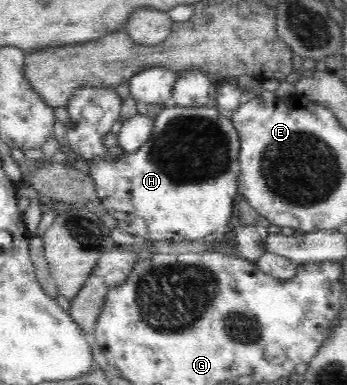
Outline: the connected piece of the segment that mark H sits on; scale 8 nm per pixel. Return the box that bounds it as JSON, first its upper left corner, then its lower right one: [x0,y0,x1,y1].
[66,85,240,241]

